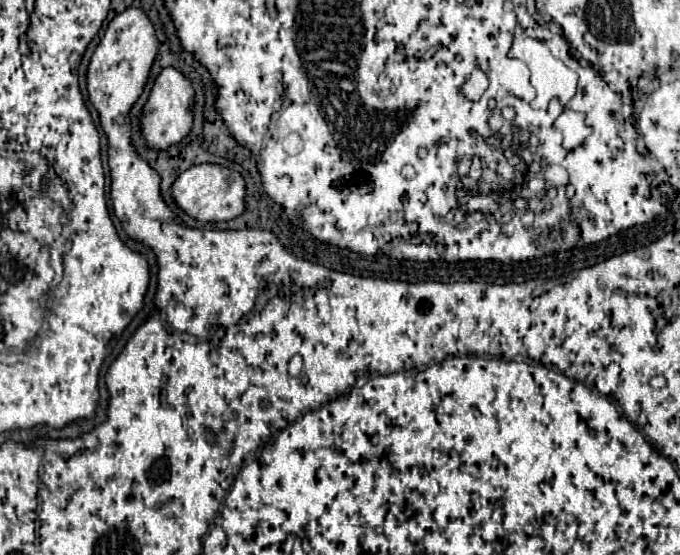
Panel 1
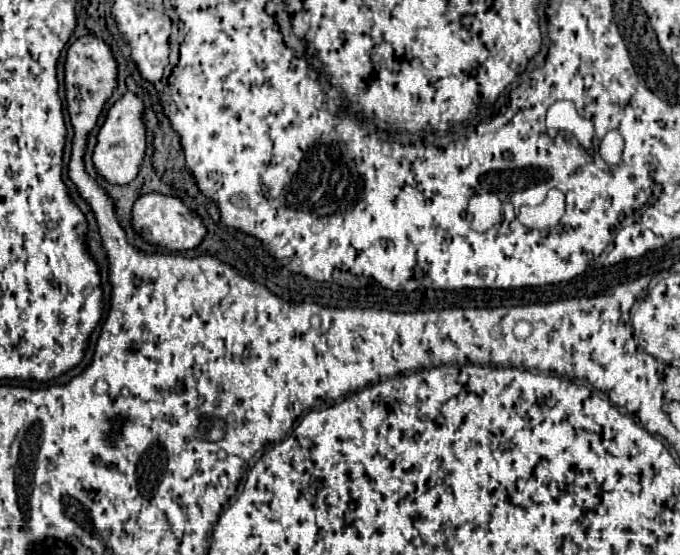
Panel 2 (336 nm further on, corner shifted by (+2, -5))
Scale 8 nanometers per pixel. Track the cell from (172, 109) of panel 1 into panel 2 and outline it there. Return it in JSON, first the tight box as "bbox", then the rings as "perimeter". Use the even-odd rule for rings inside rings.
{"bbox":[93,92,145,184],"perimeter":[[[131,92],[123,94],[107,112],[107,118],[97,134],[97,146],[93,148],[93,164],[99,176],[109,184],[129,184],[139,174],[139,166],[145,156],[145,126],[143,126],[143,102]]]}

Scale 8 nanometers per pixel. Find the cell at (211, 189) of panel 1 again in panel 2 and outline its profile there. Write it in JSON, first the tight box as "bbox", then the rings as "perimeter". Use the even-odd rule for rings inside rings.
{"bbox":[131,194,207,252],"perimeter":[[[145,194],[141,196],[131,212],[131,226],[137,234],[143,236],[145,242],[161,246],[171,252],[183,252],[199,246],[199,242],[205,238],[207,230],[201,222],[201,218],[191,212],[179,198],[163,196],[163,194]]]}

